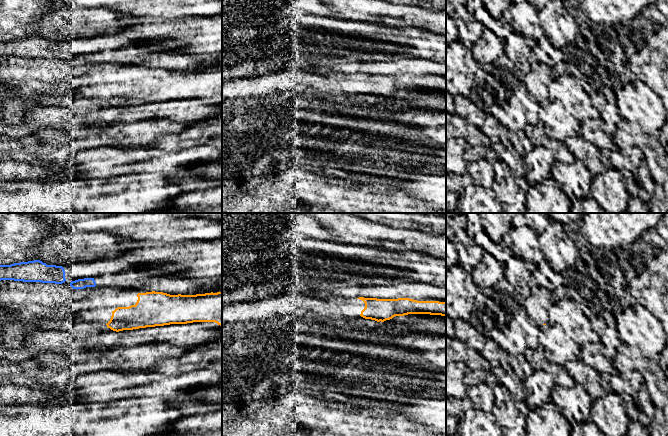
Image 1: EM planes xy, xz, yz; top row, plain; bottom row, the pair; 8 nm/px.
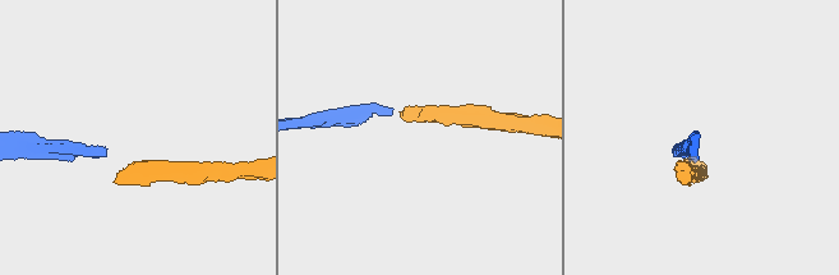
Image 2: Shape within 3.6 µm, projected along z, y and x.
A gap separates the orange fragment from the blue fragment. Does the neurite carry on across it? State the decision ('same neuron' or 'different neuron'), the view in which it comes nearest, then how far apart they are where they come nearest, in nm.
different neuron; view xy; gap 240 nm

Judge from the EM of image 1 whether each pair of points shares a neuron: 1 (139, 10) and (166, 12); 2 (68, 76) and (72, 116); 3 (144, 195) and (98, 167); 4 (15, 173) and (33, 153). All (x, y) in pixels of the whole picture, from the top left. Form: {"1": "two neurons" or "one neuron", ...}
{"1": "one neuron", "2": "two neurons", "3": "two neurons", "4": "two neurons"}

